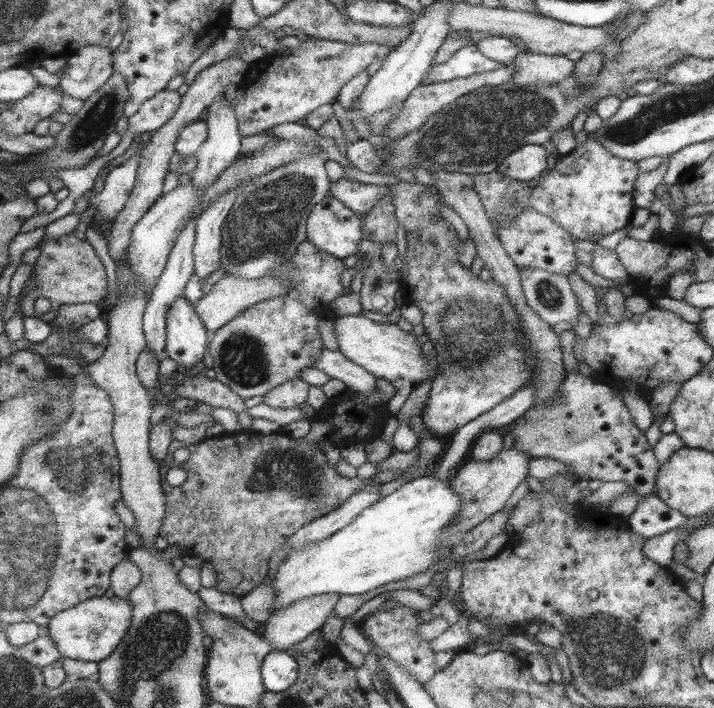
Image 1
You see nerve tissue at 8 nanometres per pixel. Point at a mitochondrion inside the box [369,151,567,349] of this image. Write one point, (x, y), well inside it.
(547, 295)

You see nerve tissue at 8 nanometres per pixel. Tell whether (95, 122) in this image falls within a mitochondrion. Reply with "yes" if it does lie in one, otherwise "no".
yes

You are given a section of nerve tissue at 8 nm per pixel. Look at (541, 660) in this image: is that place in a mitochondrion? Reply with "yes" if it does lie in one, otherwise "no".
no

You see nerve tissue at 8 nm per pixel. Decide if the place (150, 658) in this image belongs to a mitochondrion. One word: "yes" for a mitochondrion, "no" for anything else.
yes

